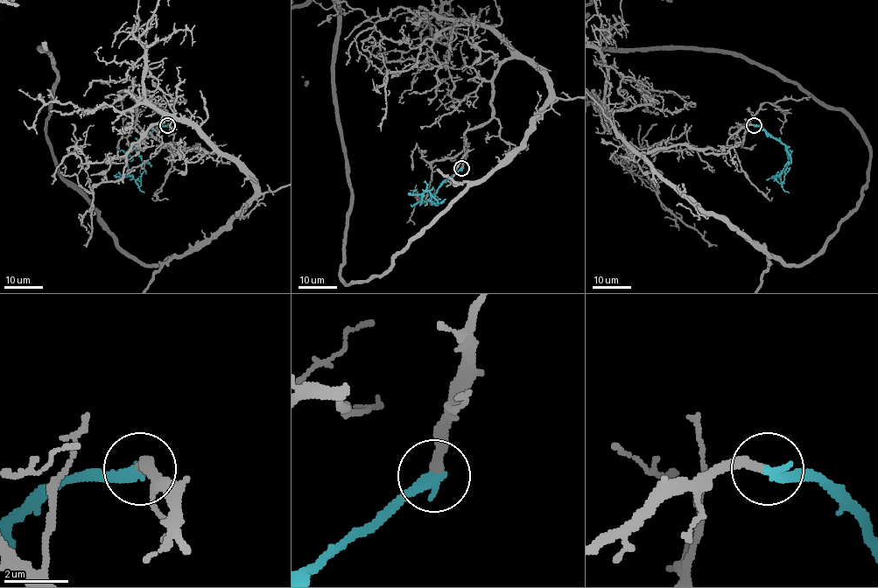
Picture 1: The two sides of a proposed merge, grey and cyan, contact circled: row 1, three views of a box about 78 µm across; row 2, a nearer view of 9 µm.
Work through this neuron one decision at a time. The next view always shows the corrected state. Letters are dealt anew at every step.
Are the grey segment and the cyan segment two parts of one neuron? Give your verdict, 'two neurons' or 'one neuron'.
one neuron

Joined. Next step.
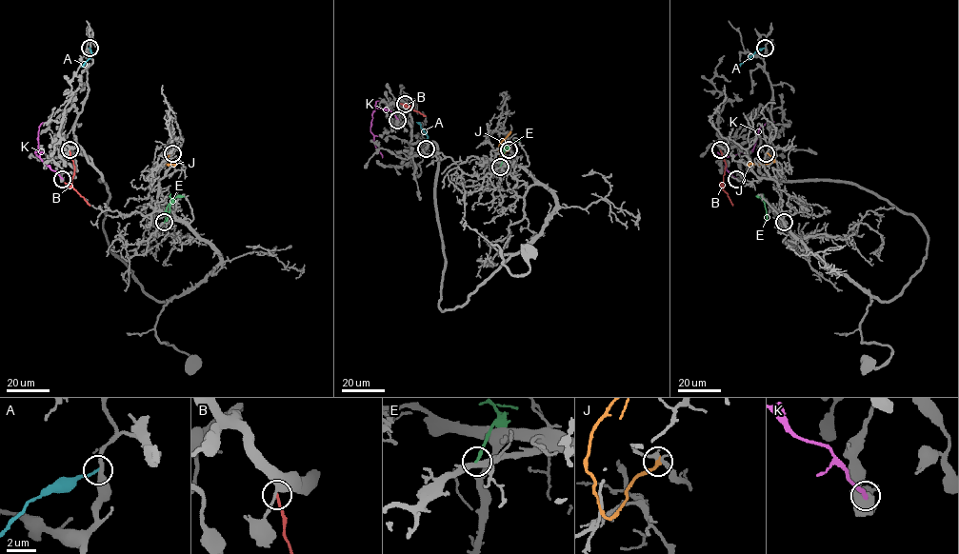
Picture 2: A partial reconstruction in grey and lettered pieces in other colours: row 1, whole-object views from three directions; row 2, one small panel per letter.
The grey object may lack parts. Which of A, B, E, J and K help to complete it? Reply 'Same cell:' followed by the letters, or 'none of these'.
Same cell: none of these

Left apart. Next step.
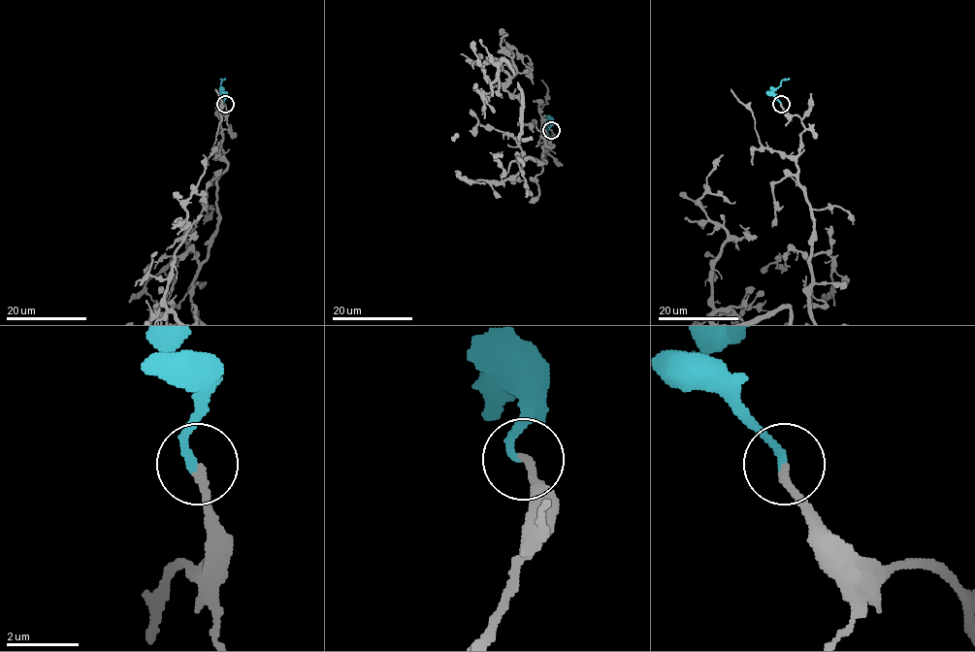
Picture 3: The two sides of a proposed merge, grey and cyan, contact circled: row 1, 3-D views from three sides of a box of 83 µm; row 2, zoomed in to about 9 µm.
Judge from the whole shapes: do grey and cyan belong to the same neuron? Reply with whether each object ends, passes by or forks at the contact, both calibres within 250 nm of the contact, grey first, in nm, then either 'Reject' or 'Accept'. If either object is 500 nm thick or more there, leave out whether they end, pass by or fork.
At the ring grey ends. At the ring cyan ends. Thickness 200 nm (grey) against 200 nm. Accept

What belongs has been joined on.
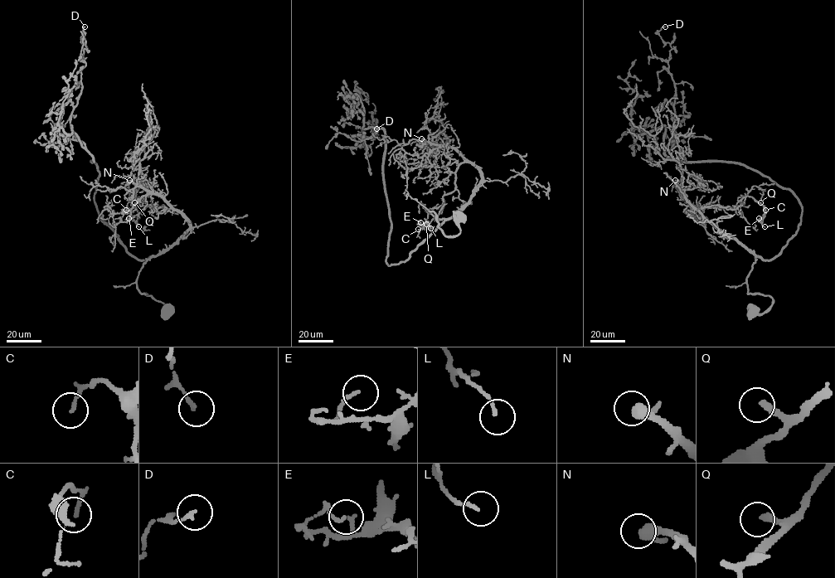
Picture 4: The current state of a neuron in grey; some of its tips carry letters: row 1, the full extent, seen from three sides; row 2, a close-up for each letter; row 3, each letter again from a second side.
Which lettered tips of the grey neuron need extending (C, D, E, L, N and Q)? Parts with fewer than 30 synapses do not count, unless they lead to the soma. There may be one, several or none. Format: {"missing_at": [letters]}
{"missing_at": ["N"]}

